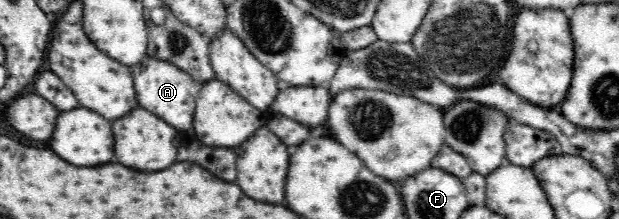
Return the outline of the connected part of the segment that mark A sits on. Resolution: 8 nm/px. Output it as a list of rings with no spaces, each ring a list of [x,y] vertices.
[[[147,56],[139,64],[130,67],[132,67],[133,83],[140,107],[158,115],[160,119],[164,119],[166,123],[170,123],[176,129],[190,129],[192,117],[194,117],[194,105],[196,105],[194,101],[200,93],[202,83],[196,81],[179,67],[162,61],[160,58]]]

